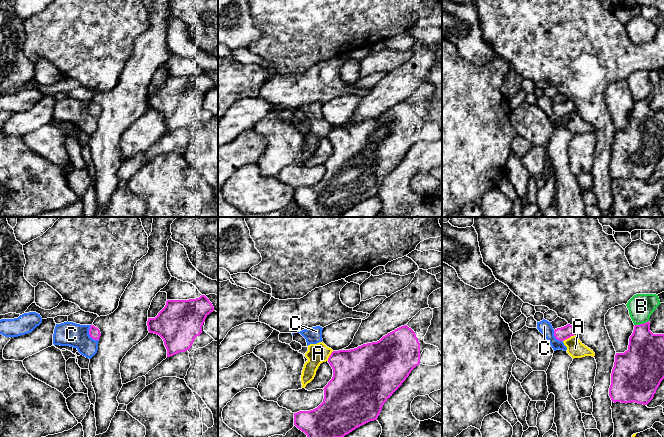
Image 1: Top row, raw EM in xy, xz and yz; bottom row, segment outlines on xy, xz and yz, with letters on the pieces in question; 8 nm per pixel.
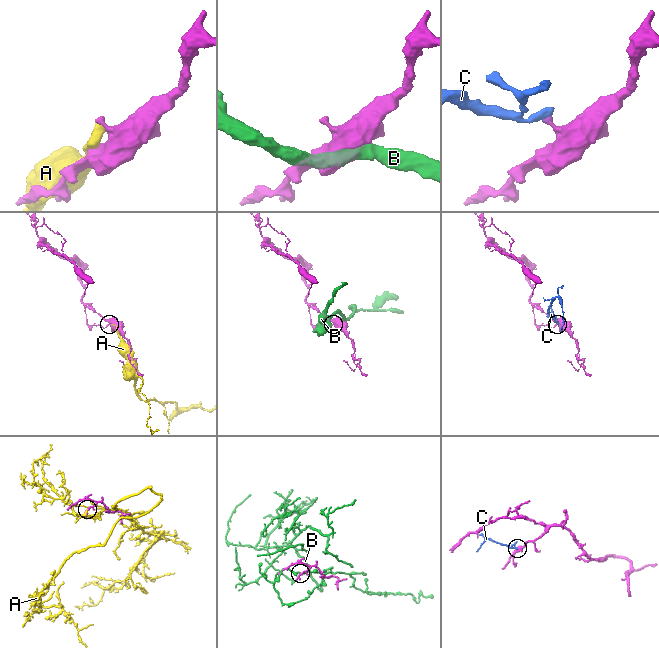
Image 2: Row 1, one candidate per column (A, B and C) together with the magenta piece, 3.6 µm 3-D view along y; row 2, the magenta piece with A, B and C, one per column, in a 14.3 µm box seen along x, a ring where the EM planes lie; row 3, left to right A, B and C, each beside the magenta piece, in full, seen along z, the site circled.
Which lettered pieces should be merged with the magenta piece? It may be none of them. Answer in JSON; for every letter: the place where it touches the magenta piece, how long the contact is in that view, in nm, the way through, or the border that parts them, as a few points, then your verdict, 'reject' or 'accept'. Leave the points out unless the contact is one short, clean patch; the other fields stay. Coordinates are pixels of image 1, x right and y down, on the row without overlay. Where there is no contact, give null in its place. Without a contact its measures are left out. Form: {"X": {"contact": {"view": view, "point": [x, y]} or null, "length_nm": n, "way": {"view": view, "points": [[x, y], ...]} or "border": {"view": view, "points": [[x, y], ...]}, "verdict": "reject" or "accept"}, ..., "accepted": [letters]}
{"A": {"contact": {"view": "yz", "point": [568, 113]}, "length_nm": 110, "verdict": "reject"}, "B": {"contact": {"view": "yz", "point": [641, 100]}, "length_nm": 120, "verdict": "reject"}, "C": {"contact": {"view": "xy", "point": [89, 110]}, "length_nm": 140, "border": {"view": "xy", "points": [[90, 101], [89, 111], [98, 116]]}, "verdict": "reject"}, "accepted": []}

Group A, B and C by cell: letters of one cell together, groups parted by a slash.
A C / B

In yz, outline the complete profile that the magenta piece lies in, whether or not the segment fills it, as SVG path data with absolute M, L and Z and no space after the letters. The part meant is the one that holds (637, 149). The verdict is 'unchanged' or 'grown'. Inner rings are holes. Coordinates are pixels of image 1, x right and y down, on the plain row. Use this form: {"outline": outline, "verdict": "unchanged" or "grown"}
{"outline": "M650 98L635 101L628 126L616 129L609 172L612 178L647 181L664 155L664 110L653 110Z", "verdict": "unchanged"}

